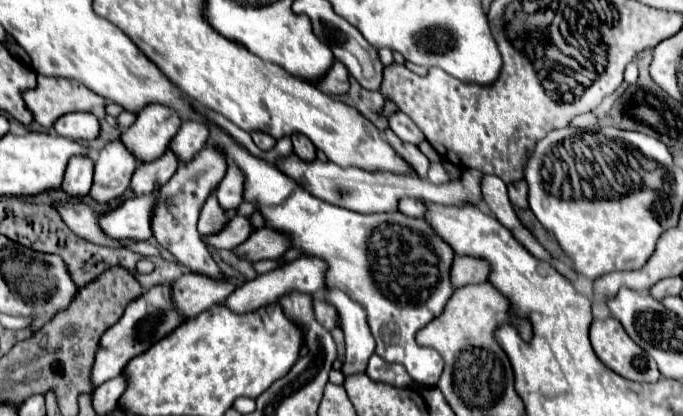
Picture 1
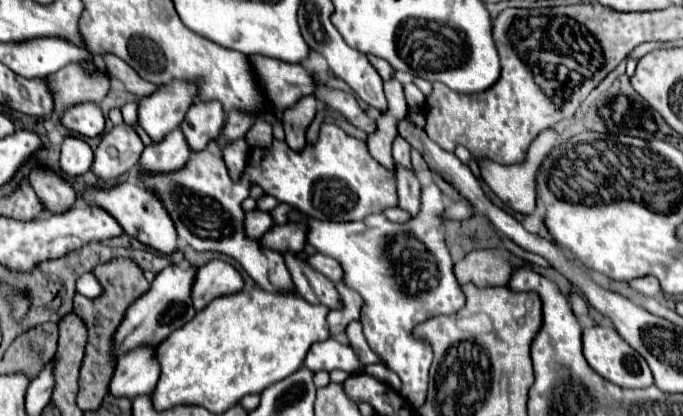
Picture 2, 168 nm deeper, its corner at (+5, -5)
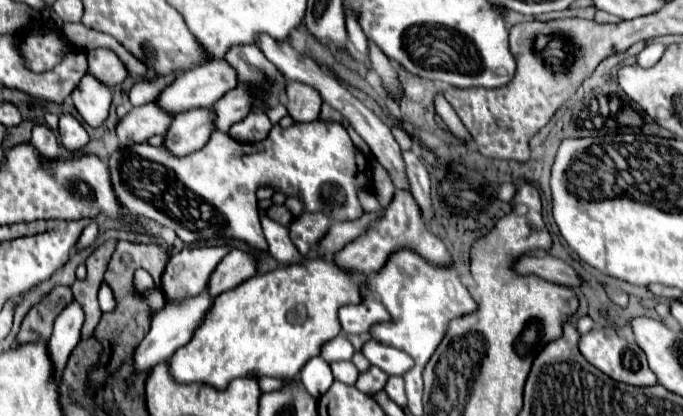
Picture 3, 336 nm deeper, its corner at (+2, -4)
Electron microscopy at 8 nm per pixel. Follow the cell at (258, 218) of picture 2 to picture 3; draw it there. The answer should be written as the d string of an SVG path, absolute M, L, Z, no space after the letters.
M284 204L282 206L270 206L266 210L266 216L270 216L274 222L278 222L282 226L288 226L292 222L292 214L290 214L290 210Z

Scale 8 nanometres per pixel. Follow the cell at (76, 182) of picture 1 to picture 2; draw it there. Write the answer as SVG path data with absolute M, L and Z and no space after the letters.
M65 137L61 147L61 169L67 175L83 175L93 163L93 149L79 137Z

